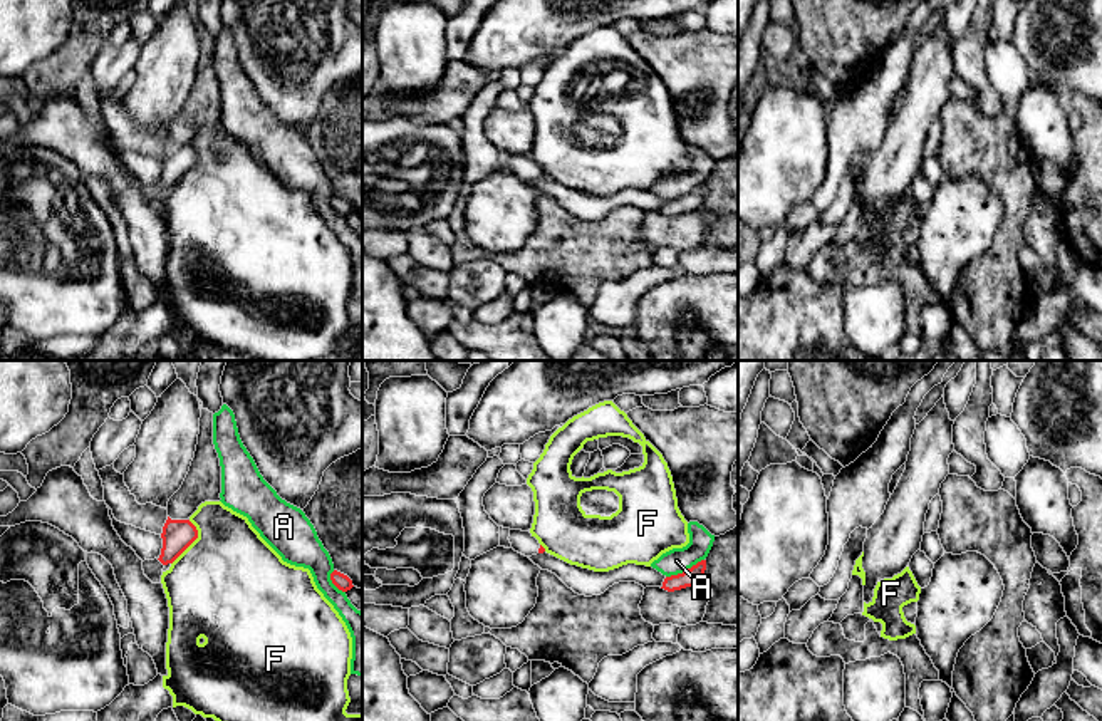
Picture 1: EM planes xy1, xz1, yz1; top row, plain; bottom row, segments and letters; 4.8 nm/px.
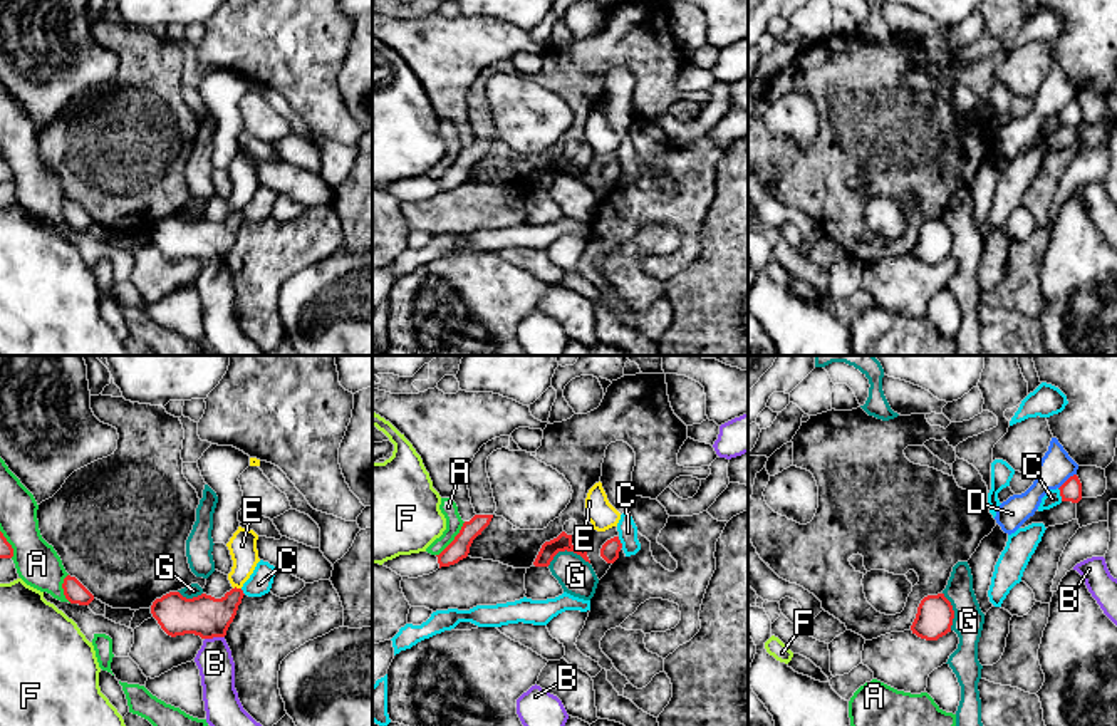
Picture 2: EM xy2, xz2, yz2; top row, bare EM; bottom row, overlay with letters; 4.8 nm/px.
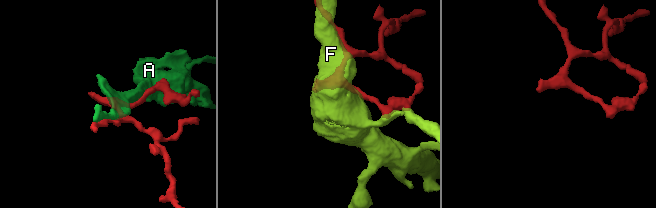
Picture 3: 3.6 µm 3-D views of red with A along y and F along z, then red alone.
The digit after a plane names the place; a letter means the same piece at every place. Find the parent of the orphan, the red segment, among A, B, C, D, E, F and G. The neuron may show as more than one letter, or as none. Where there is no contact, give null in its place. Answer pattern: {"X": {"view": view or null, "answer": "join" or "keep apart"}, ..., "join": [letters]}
{"A": {"view": "xz1", "answer": "keep apart"}, "B": {"view": "xy2", "answer": "keep apart"}, "C": {"view": "yz2", "answer": "keep apart"}, "D": {"view": "yz2", "answer": "keep apart"}, "E": {"view": "xy2", "answer": "keep apart"}, "F": {"view": "xy1", "answer": "keep apart"}, "G": {"view": "xz2", "answer": "keep apart"}, "join": []}

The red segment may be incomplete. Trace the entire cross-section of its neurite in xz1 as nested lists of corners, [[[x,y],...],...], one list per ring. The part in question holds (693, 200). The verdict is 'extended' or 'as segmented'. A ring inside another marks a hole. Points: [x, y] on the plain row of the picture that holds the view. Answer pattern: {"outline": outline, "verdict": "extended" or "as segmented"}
{"outline": [[[701,184],[683,198],[666,201],[661,213],[674,216],[686,211],[694,211],[703,205],[704,195],[706,184]]], "verdict": "as segmented"}

